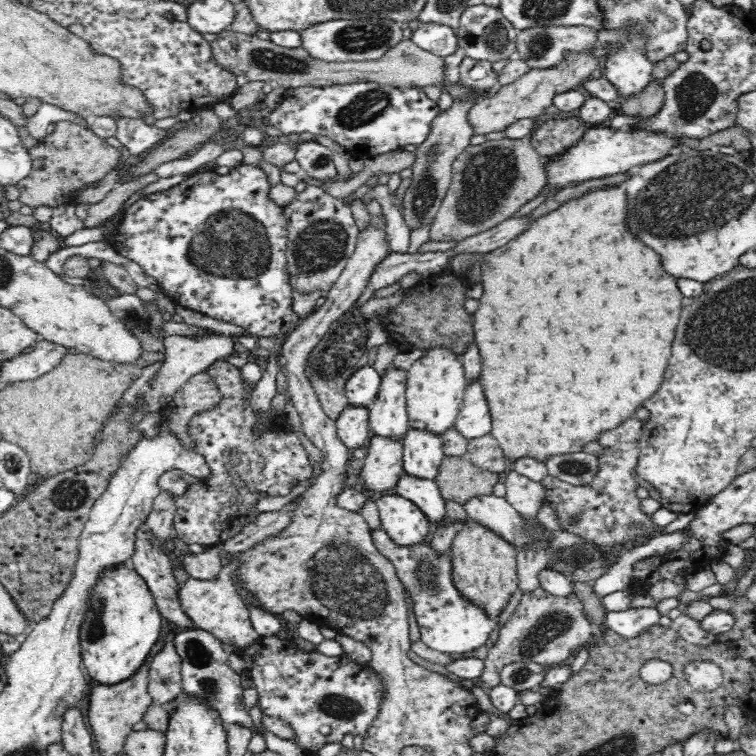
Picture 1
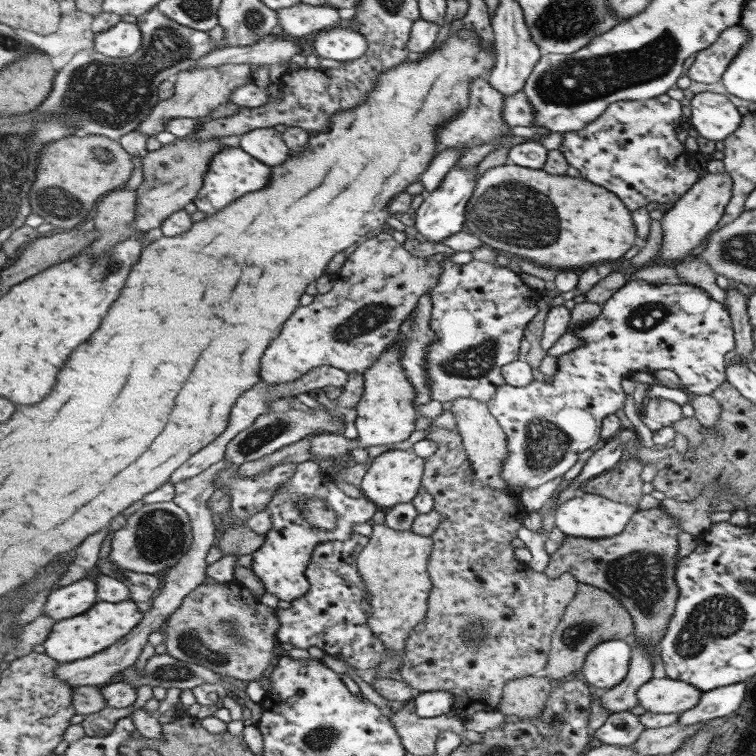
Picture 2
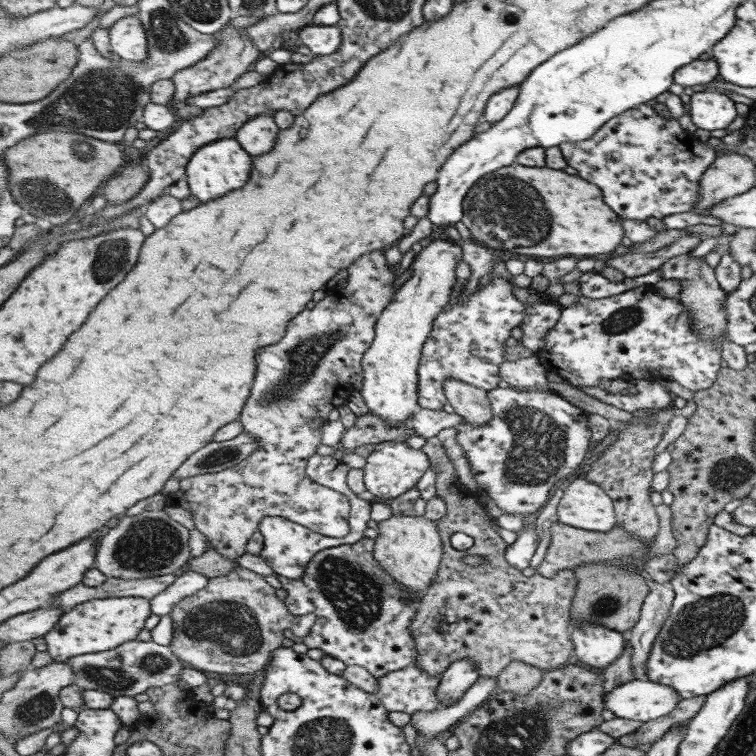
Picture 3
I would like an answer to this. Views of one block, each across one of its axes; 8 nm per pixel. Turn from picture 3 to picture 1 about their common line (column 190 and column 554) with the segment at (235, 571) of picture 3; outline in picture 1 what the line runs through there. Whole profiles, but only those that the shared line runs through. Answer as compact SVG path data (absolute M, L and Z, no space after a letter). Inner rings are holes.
M542 587L521 596L521 601L508 621L500 627L498 639L488 649L484 659L484 672L479 680L486 689L500 684L499 673L512 663L536 662L550 667L566 661L574 650L584 646L593 635L595 627L584 616L582 603L575 596L562 598Z

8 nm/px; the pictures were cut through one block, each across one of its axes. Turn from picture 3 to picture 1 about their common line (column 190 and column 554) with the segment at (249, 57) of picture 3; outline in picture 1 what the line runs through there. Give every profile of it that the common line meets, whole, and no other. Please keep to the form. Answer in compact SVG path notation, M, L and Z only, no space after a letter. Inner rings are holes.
M568 54L560 65L548 70L528 69L510 84L498 86L491 97L481 98L467 110L467 119L474 136L503 132L521 118L543 118L543 112L552 106L554 98L563 92L576 89L593 70L599 66L598 59L590 54Z

